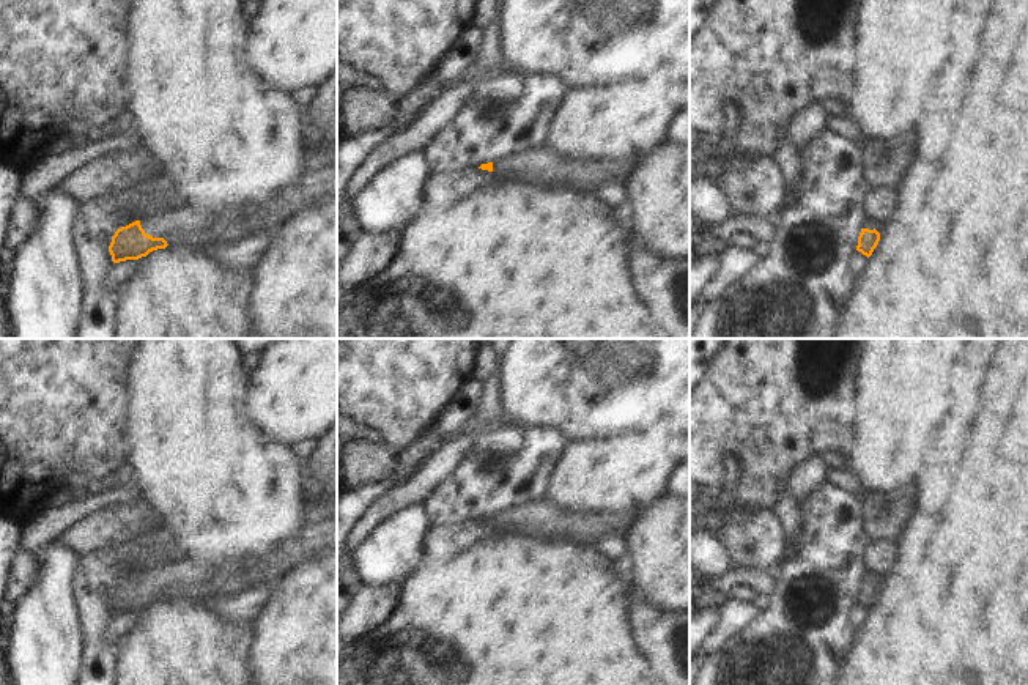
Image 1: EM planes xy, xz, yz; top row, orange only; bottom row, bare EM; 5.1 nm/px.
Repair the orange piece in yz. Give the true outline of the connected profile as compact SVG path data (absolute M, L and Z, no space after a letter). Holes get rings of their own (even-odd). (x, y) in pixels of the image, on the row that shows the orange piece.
M867 217L863 222L863 228L858 236L856 250L869 258L880 241L882 228L883 228L883 224Z

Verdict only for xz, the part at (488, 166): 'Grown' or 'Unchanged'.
Grown

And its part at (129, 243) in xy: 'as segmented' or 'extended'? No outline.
extended

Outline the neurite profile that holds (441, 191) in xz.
M479 167L430 175L423 187L423 213L446 211L453 203L488 186L507 184L494 172Z

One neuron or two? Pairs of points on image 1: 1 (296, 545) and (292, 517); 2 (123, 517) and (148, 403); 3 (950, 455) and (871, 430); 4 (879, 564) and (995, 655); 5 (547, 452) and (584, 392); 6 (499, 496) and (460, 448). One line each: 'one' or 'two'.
1: two
2: two
3: two
4: two
5: two
6: two

